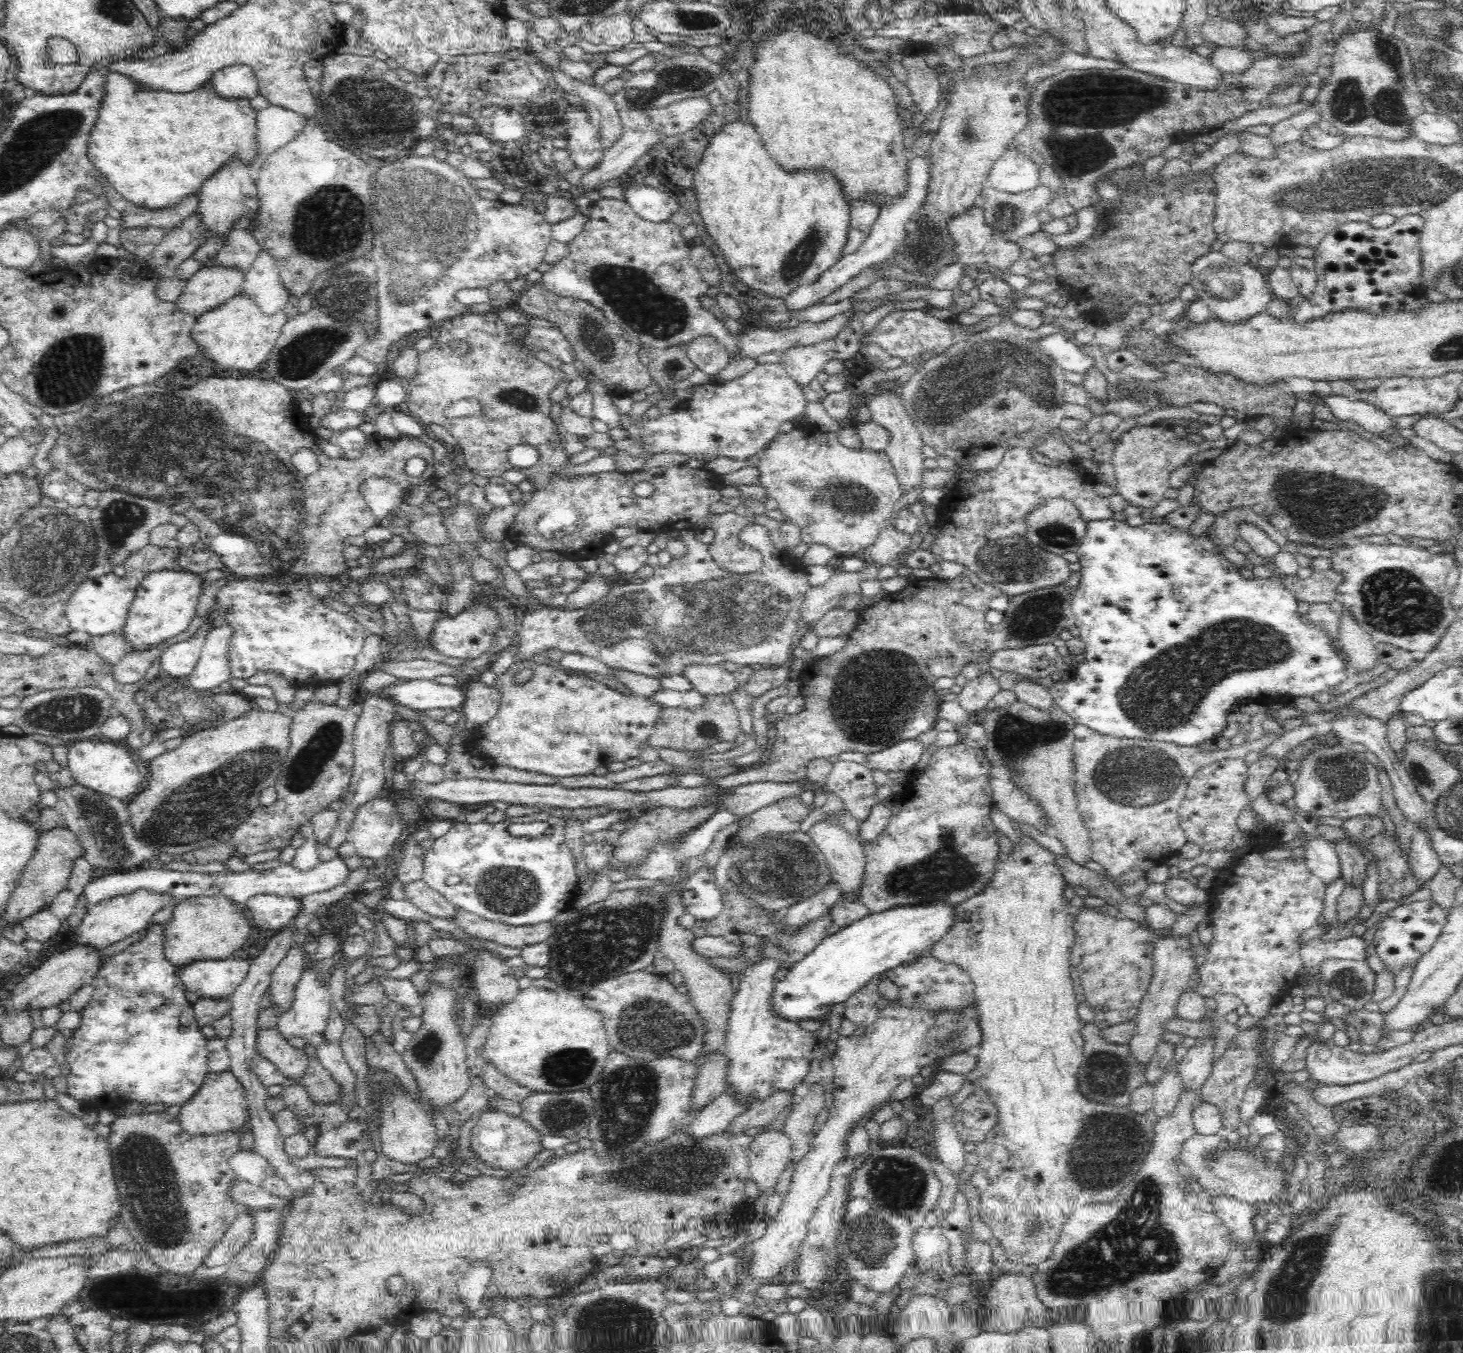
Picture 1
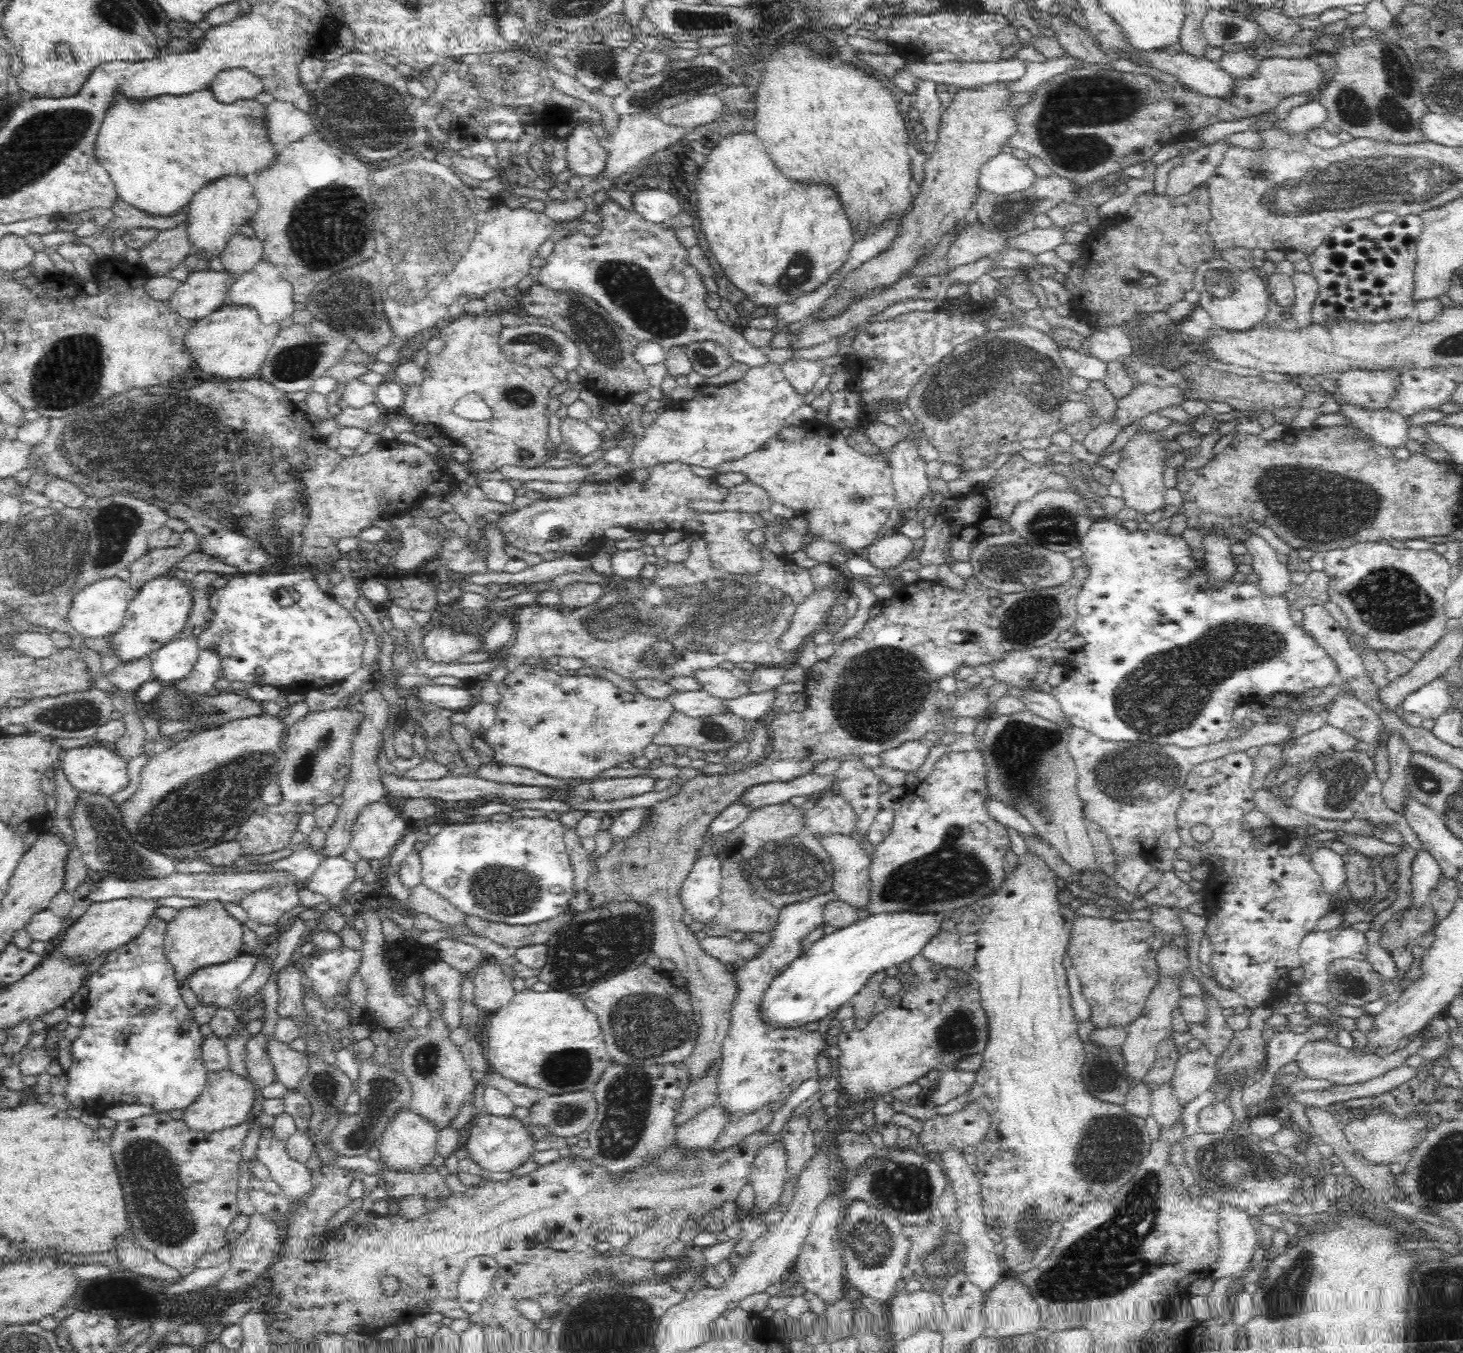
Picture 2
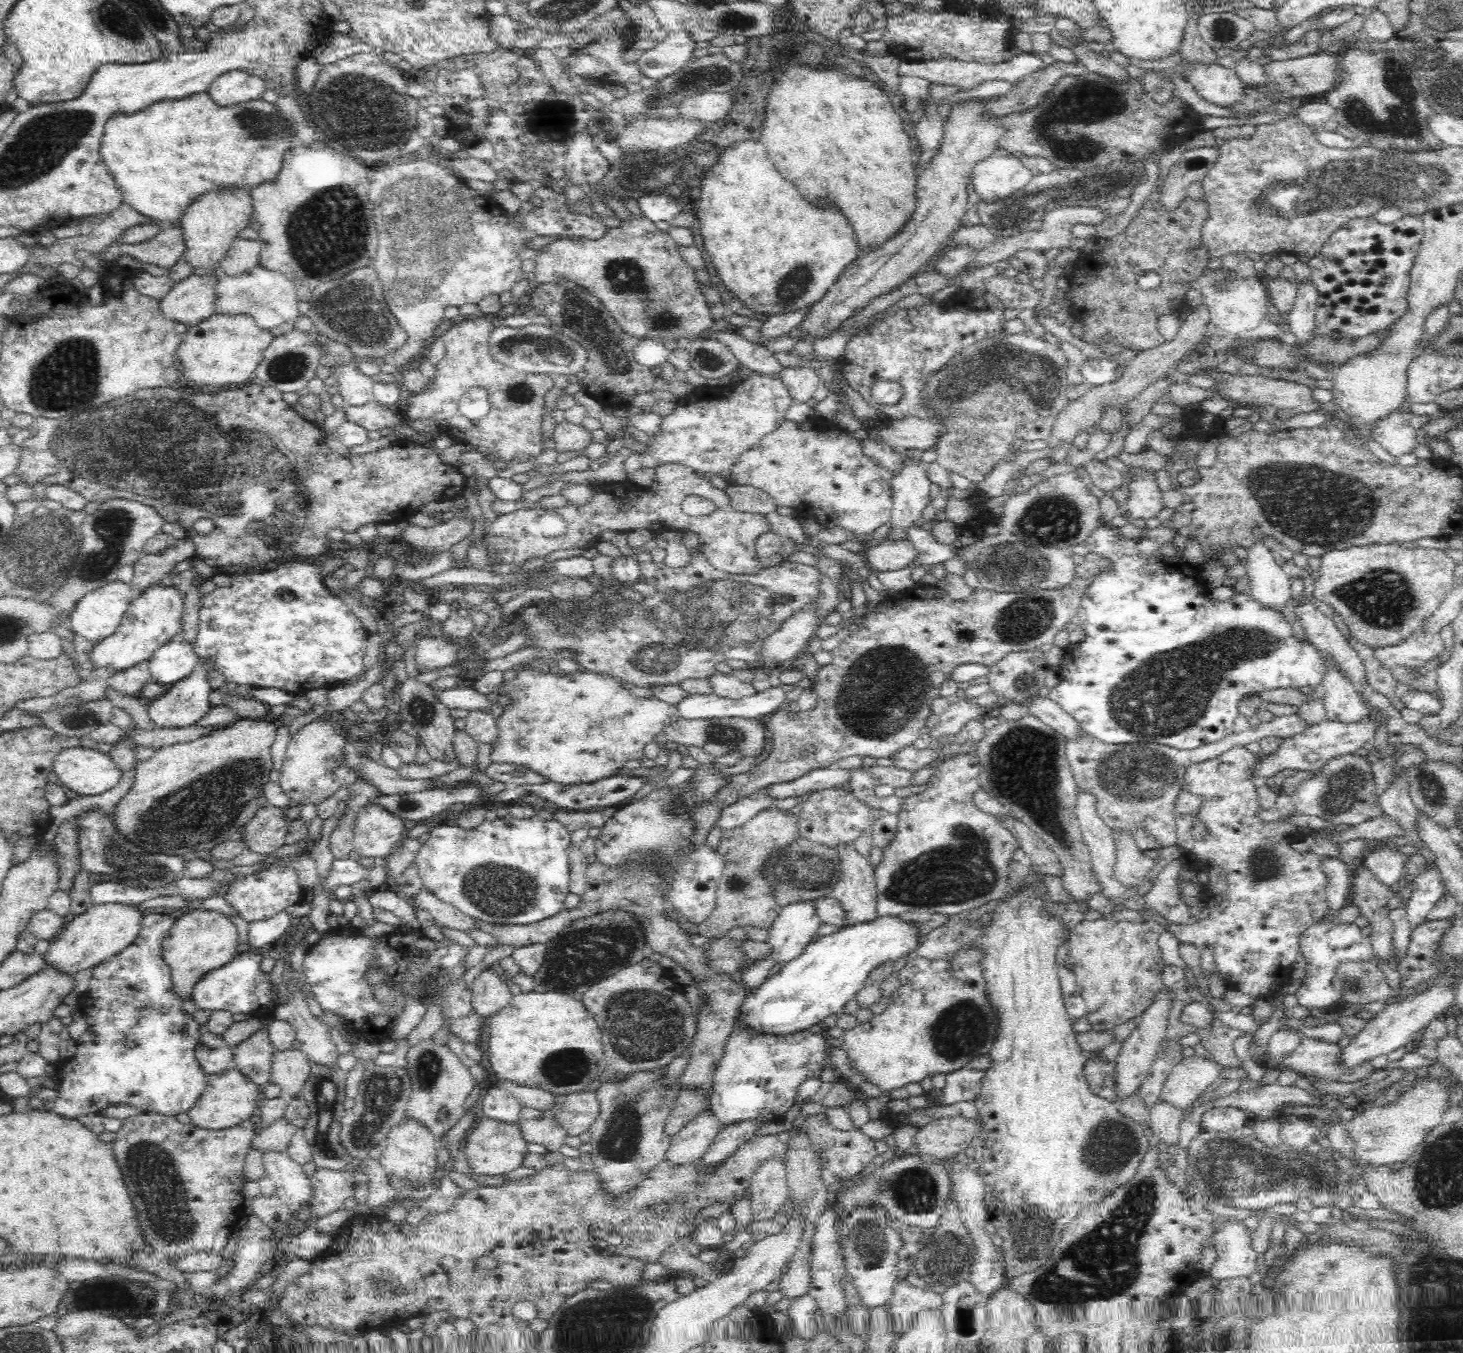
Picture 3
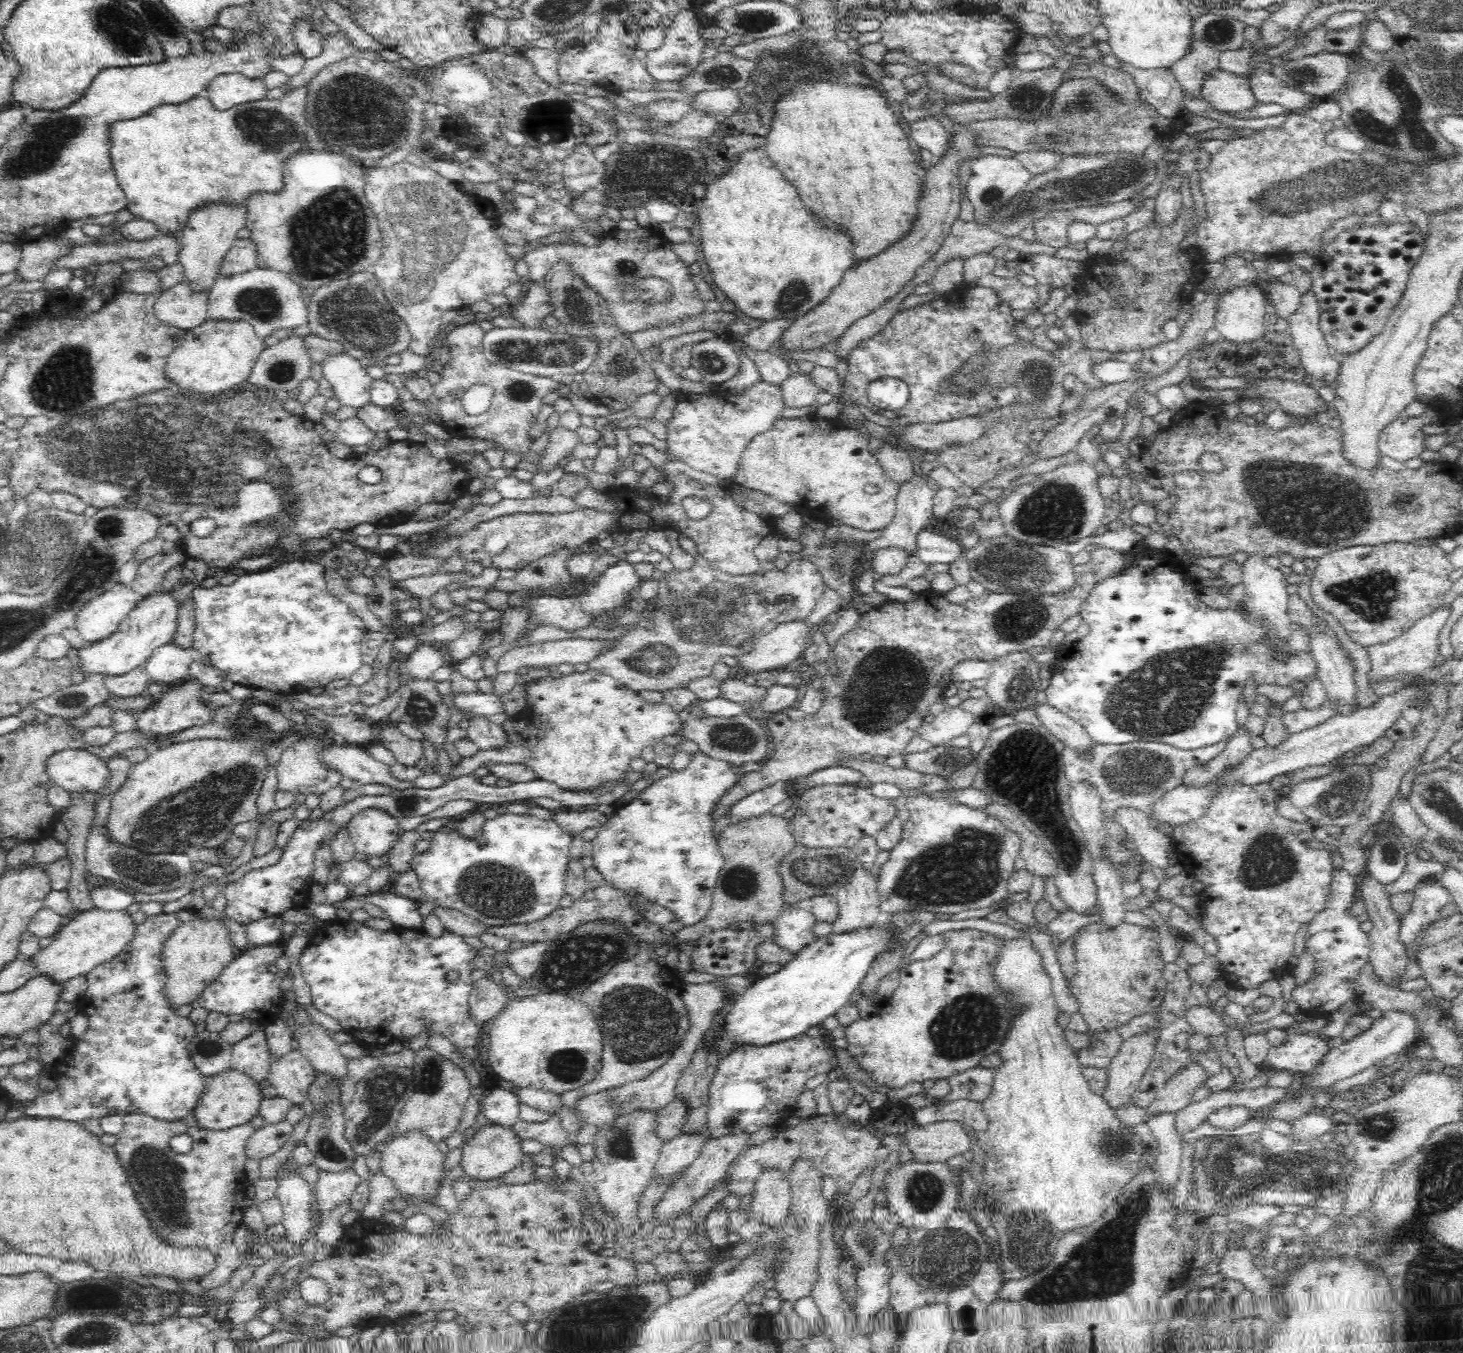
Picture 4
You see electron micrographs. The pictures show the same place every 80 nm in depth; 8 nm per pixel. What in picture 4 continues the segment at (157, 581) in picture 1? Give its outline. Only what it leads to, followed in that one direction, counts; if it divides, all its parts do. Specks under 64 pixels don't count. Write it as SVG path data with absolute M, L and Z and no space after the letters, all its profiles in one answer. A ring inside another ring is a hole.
M157 595L144 598L133 611L120 622L113 635L100 642L91 643L87 648L79 649L80 672L82 678L96 676L122 676L145 660L157 648L171 643L177 629L178 602L168 595Z

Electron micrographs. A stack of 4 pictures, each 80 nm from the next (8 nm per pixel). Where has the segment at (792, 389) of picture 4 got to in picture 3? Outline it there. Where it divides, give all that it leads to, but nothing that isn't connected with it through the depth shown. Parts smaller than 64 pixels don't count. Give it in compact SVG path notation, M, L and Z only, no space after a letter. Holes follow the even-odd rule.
M804 366L785 368L782 372L781 380L793 403L802 402L804 404L814 396L820 379L818 379L814 368Z

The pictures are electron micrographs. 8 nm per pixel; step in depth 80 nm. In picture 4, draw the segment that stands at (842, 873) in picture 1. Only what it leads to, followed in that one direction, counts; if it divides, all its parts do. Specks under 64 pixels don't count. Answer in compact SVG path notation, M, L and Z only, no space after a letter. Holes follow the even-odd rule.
M856 864L854 875L834 894L839 911L832 925L832 935L846 935L858 930L874 929L882 912L877 880Z

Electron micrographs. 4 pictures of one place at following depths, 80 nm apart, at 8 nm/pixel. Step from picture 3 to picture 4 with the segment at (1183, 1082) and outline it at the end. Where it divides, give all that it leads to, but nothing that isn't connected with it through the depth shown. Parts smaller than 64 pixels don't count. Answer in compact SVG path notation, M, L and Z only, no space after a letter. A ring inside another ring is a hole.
M1199 1063L1190 1064L1180 1075L1155 1092L1154 1098L1144 1109L1148 1119L1160 1114L1175 1113L1188 1106L1192 1103L1193 1093L1210 1077L1209 1072Z

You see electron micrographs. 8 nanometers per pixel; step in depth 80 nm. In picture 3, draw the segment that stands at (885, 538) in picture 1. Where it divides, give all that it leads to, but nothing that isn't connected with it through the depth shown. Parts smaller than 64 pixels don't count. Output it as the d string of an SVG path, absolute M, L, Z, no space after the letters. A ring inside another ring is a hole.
M910 540L882 542L864 553L867 556L869 566L876 572L905 568L910 562L914 562L916 556Z

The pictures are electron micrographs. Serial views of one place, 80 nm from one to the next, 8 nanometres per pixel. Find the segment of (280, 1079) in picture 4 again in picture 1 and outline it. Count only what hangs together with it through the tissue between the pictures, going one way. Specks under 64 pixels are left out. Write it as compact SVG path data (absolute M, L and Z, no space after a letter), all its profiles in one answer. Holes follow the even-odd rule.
M277 1027L257 1031L256 1048L262 1056L275 1064L287 1085L298 1084L308 1066L304 1049L294 1048L281 1037Z

